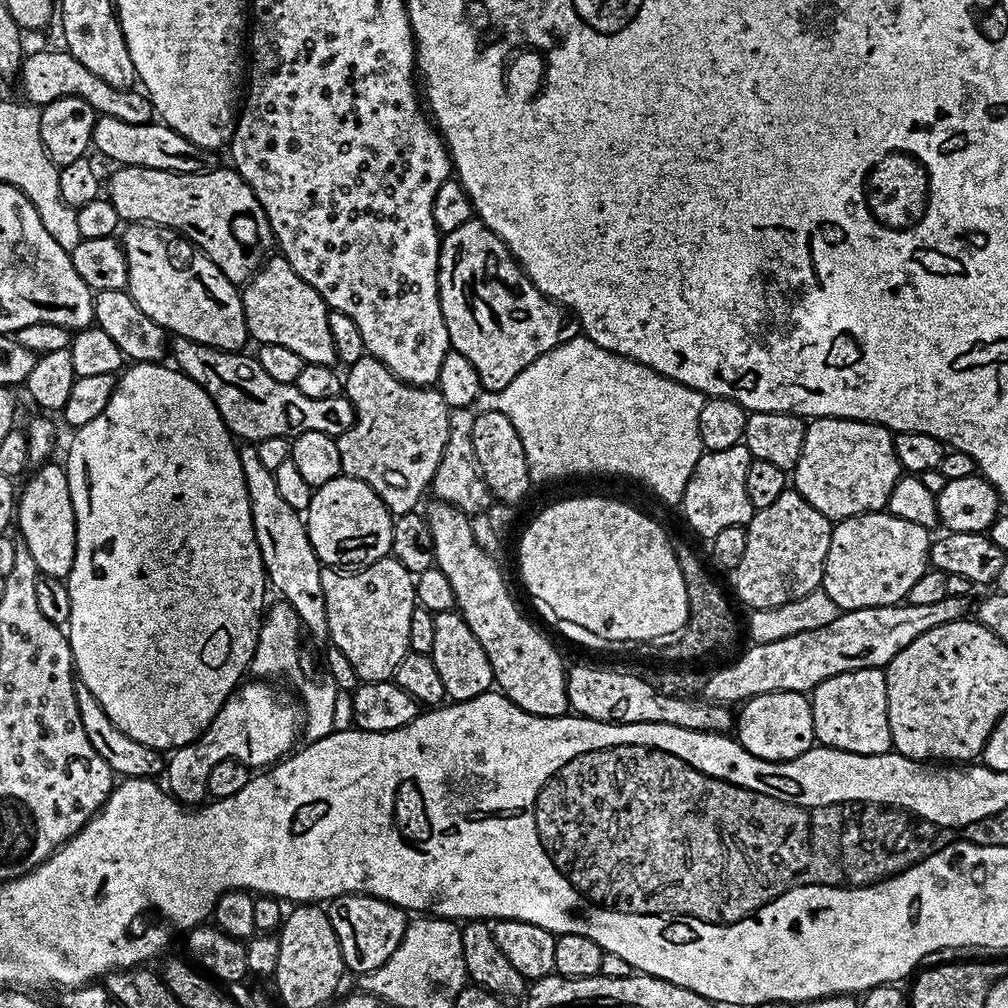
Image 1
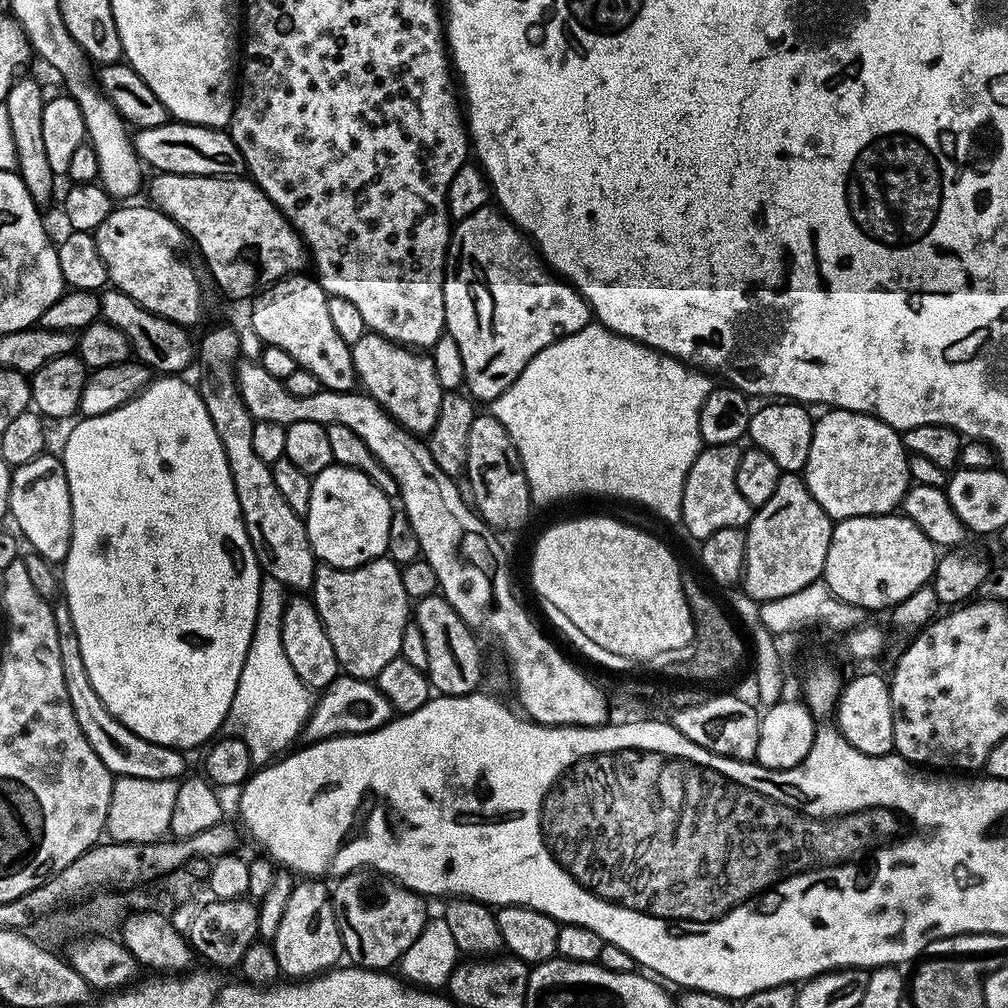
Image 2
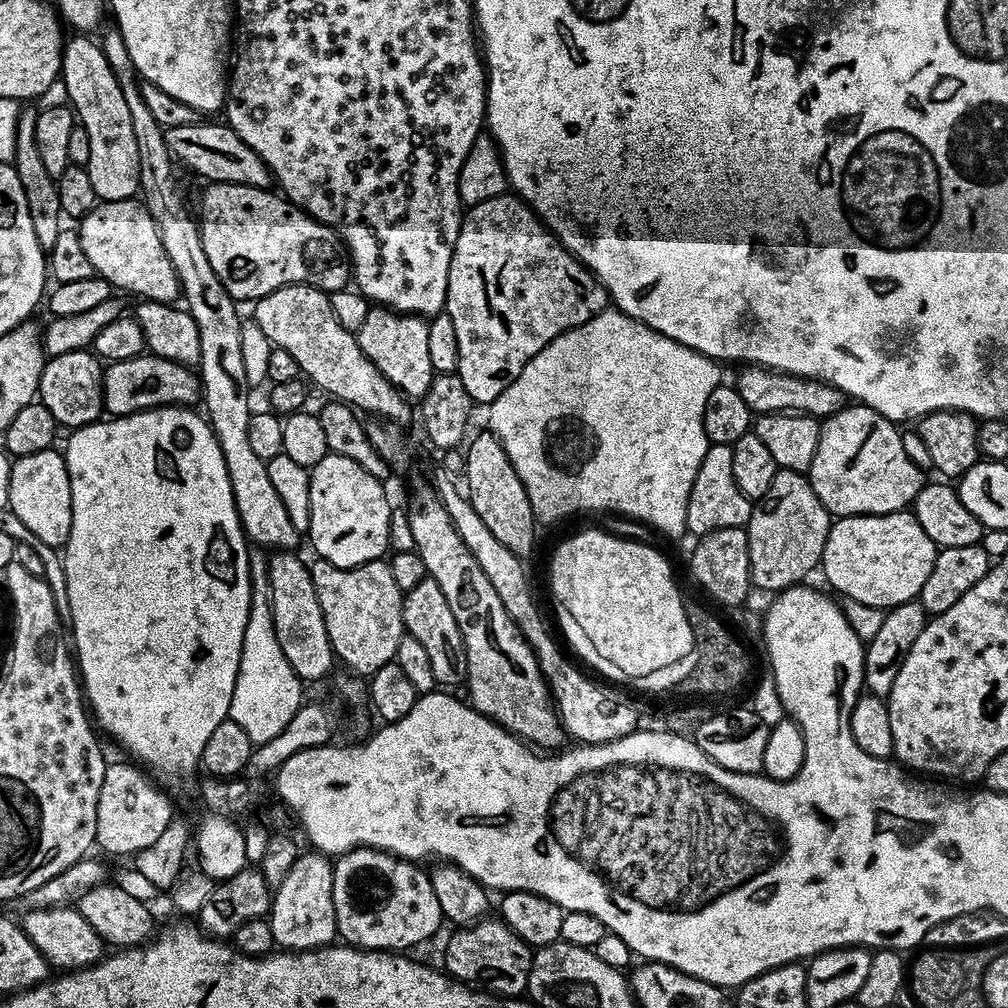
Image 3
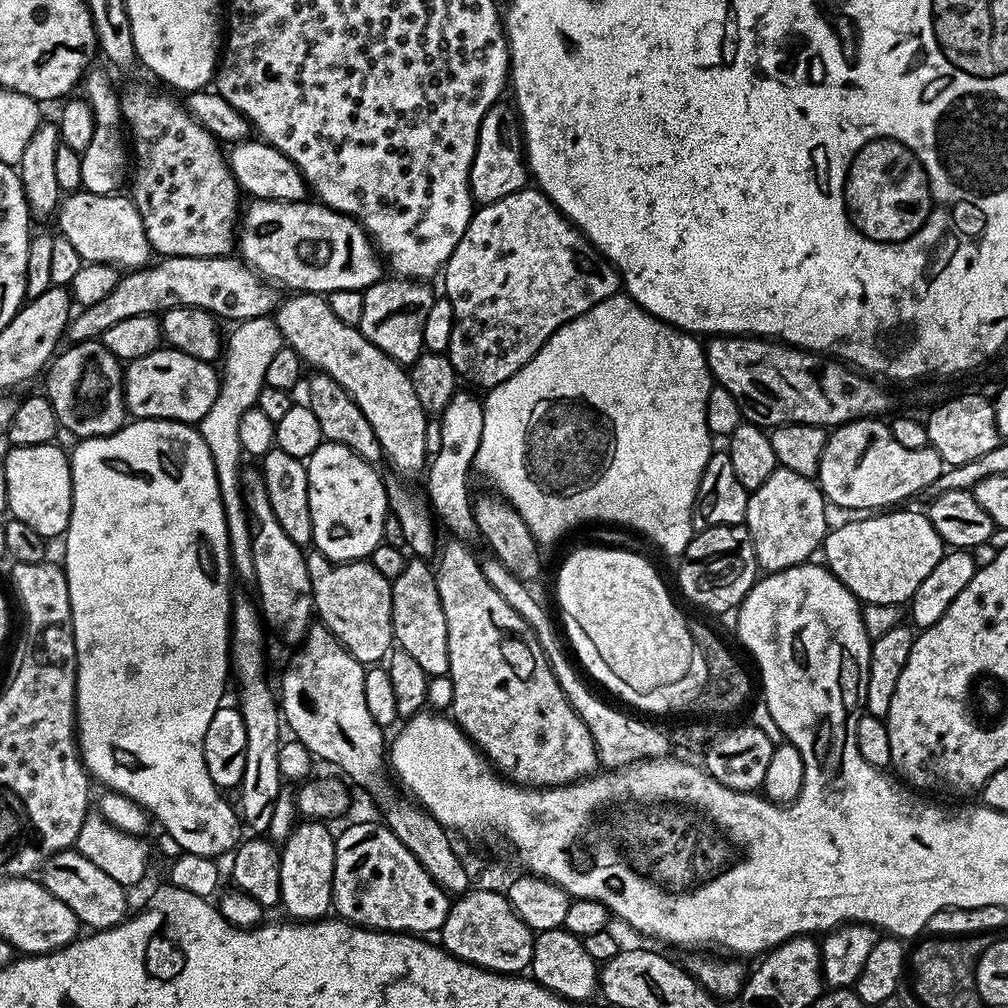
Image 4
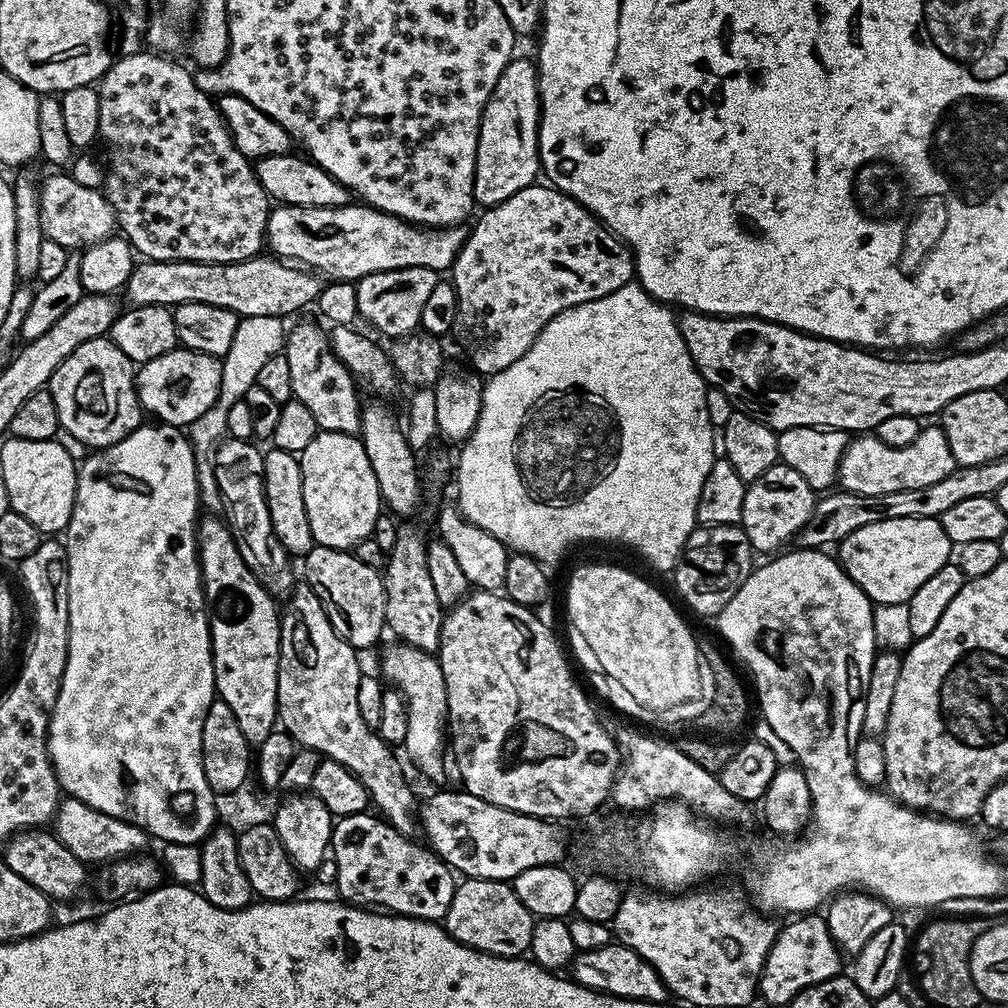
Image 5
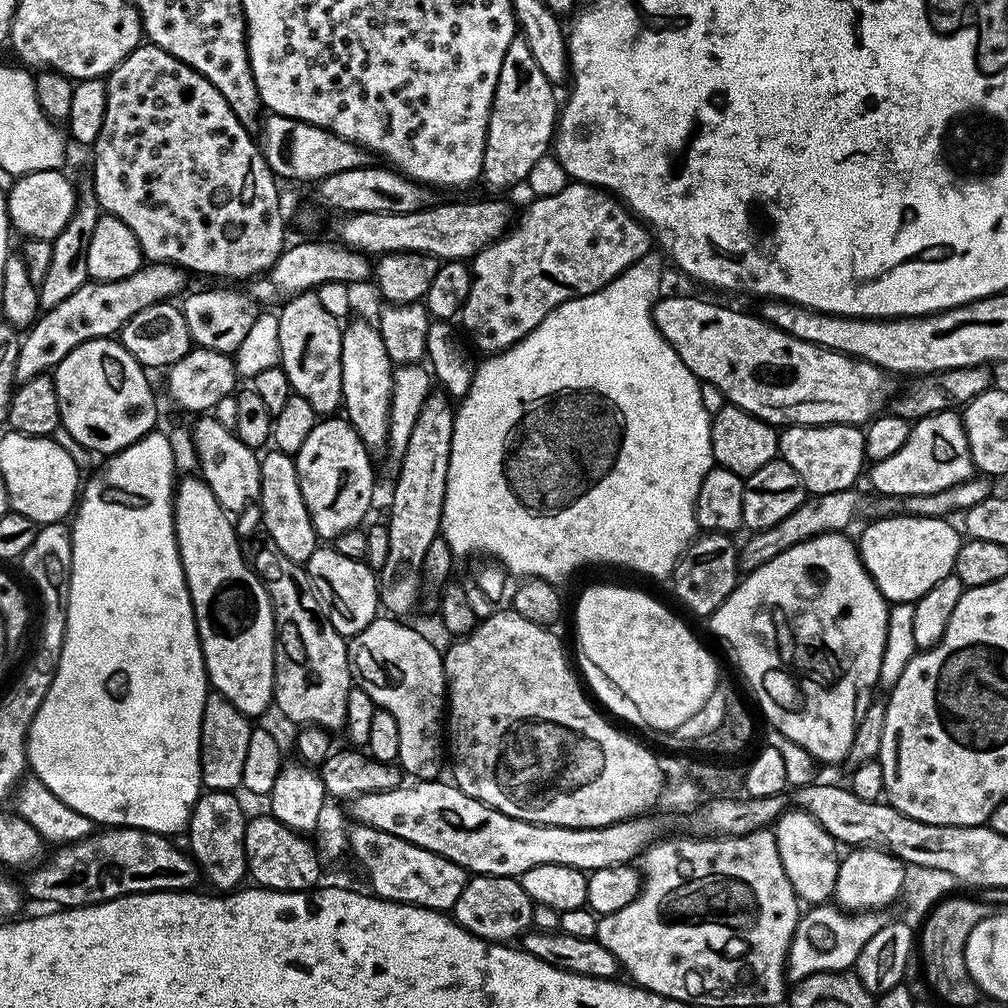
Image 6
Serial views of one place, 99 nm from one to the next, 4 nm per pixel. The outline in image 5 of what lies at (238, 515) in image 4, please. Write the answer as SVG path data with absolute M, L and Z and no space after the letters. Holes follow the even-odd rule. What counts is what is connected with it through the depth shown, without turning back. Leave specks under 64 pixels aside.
M253 316L243 317L234 330L234 342L230 342L230 350L222 357L222 386L218 390L218 398L206 414L194 418L194 422L187 425L186 435L192 443L194 450L194 466L198 478L198 490L200 491L201 505L209 513L219 513L219 508L225 507L226 501L219 488L218 474L216 473L216 449L228 436L227 418L229 417L230 406L242 400L246 390L256 384L258 373L262 371L263 364L270 358L281 355L285 351L286 324L279 316L270 318L254 318Z

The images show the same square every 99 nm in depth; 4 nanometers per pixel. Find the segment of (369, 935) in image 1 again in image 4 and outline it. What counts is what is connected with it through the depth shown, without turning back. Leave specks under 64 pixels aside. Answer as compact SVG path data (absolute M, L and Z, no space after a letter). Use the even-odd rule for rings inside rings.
M364 820L342 829L336 836L332 902L339 919L360 928L371 928L373 932L436 934L446 922L450 896L426 874L418 858L398 842L387 824Z

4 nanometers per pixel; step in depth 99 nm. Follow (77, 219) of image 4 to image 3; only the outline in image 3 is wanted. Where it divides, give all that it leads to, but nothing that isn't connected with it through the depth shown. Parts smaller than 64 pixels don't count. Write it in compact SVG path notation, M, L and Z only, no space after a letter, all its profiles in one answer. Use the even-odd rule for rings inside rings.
M139 199L103 201L97 203L84 216L79 217L78 231L82 250L90 258L95 275L102 277L113 289L133 292L136 298L157 300L172 304L181 295L180 279L176 276L166 250L162 250L162 238L154 226L154 218Z

